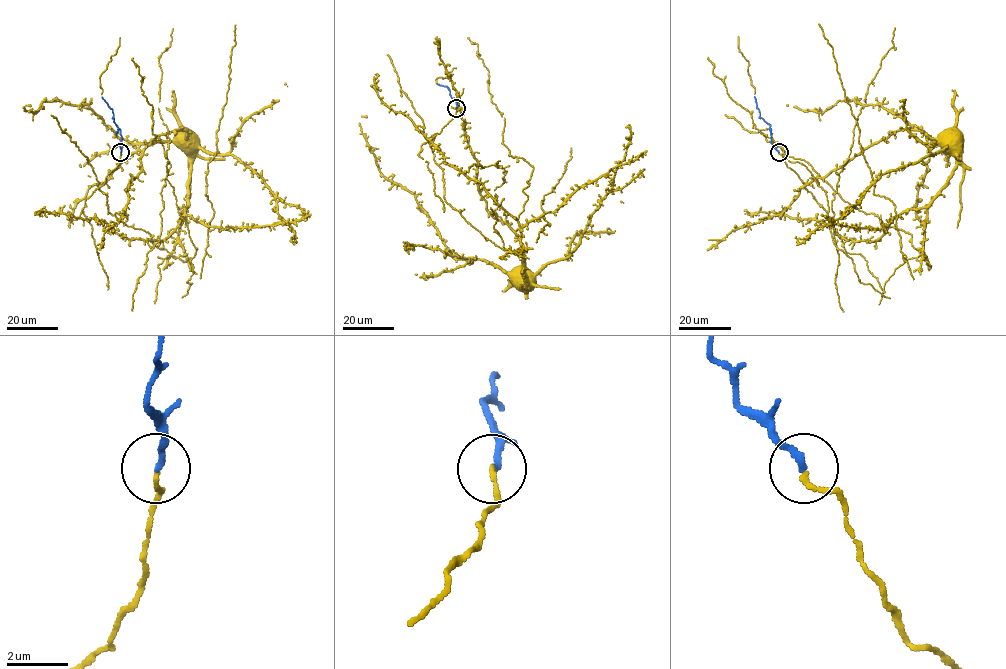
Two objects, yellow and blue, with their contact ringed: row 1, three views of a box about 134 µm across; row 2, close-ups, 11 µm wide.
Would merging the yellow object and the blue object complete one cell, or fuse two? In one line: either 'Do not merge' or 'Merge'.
Merge

